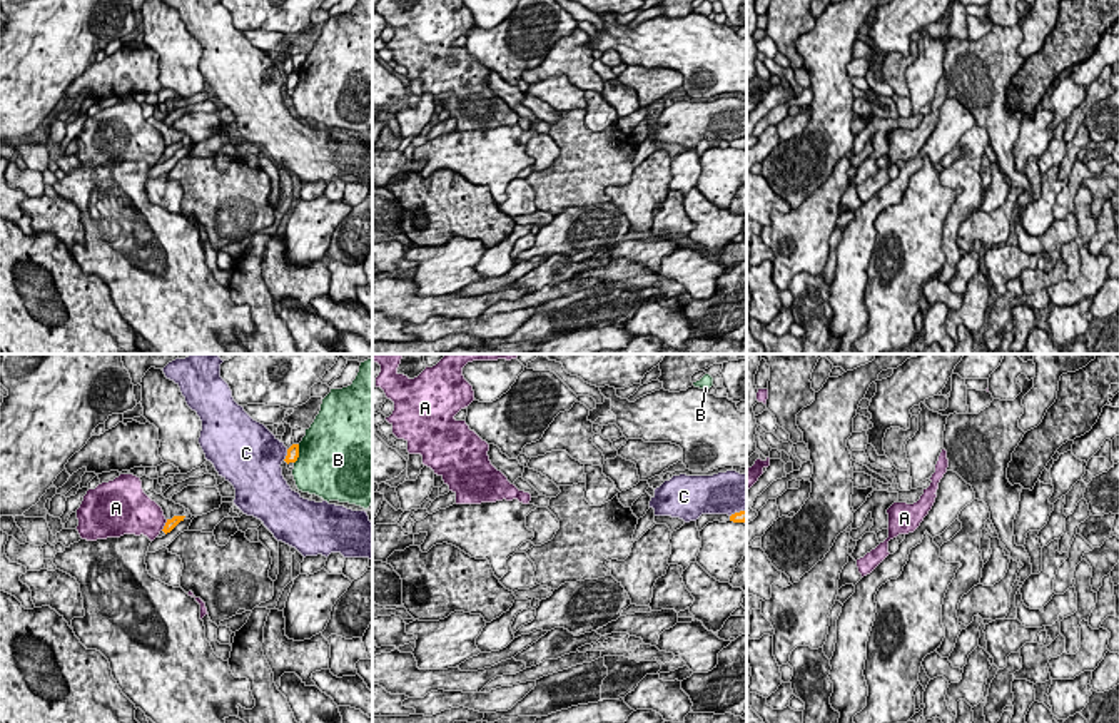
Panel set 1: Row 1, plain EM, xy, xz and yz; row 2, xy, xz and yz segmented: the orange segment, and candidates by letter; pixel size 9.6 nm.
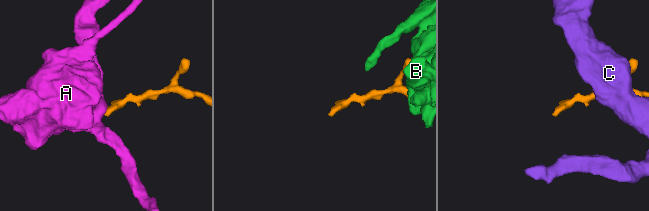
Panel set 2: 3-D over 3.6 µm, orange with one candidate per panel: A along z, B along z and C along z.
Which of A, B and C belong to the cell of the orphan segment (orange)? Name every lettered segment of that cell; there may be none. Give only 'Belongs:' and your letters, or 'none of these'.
Belongs: none of these

